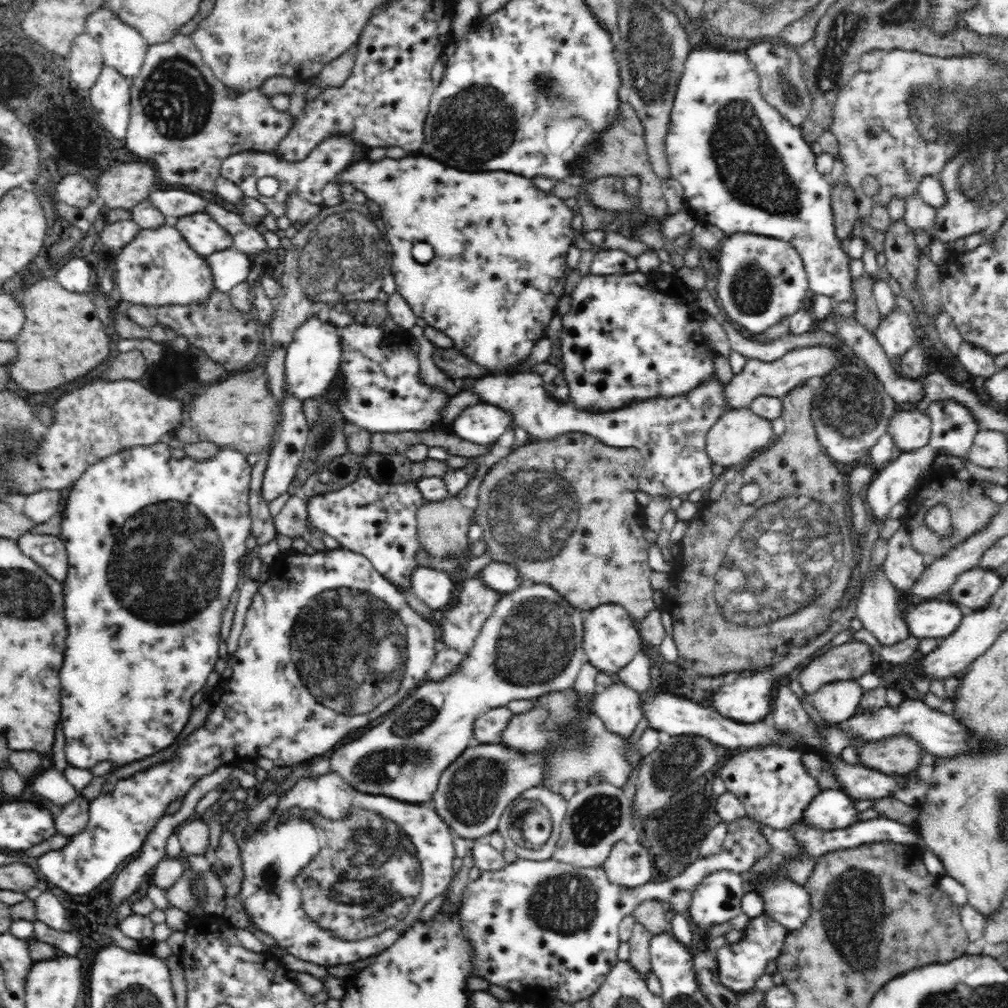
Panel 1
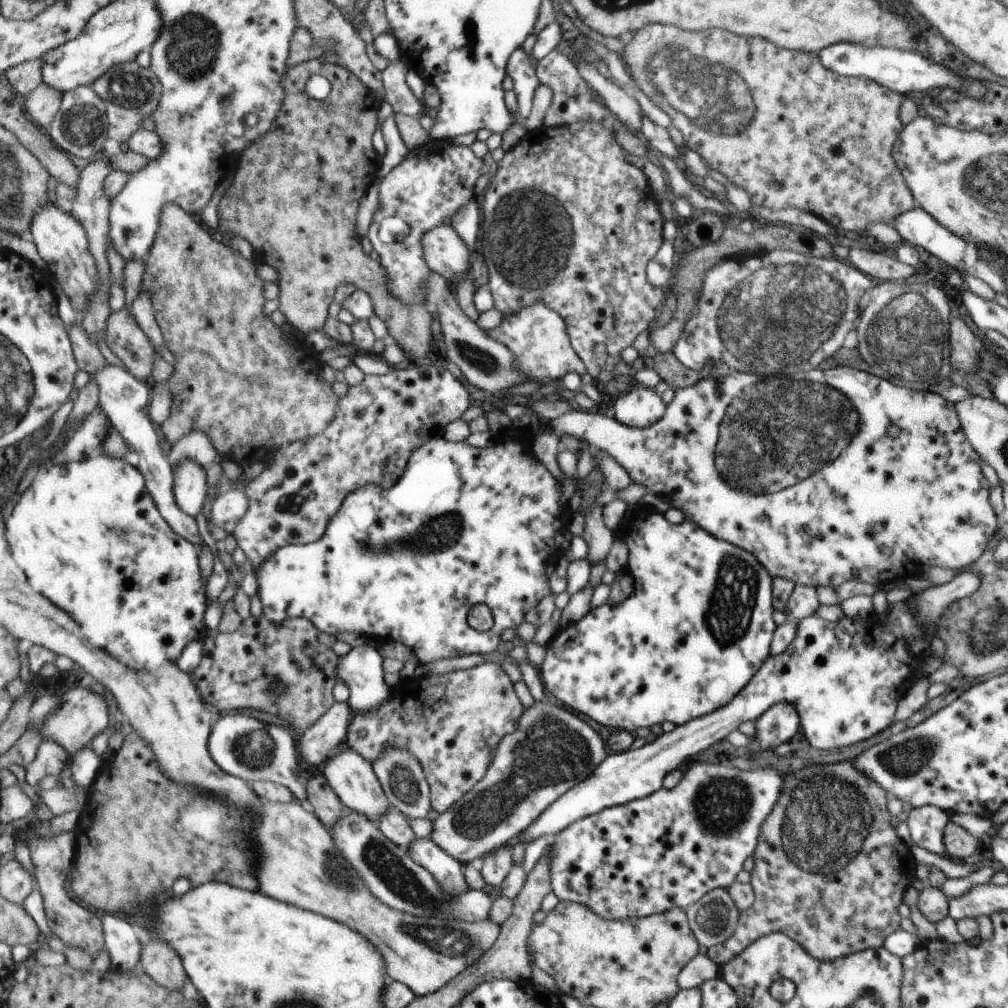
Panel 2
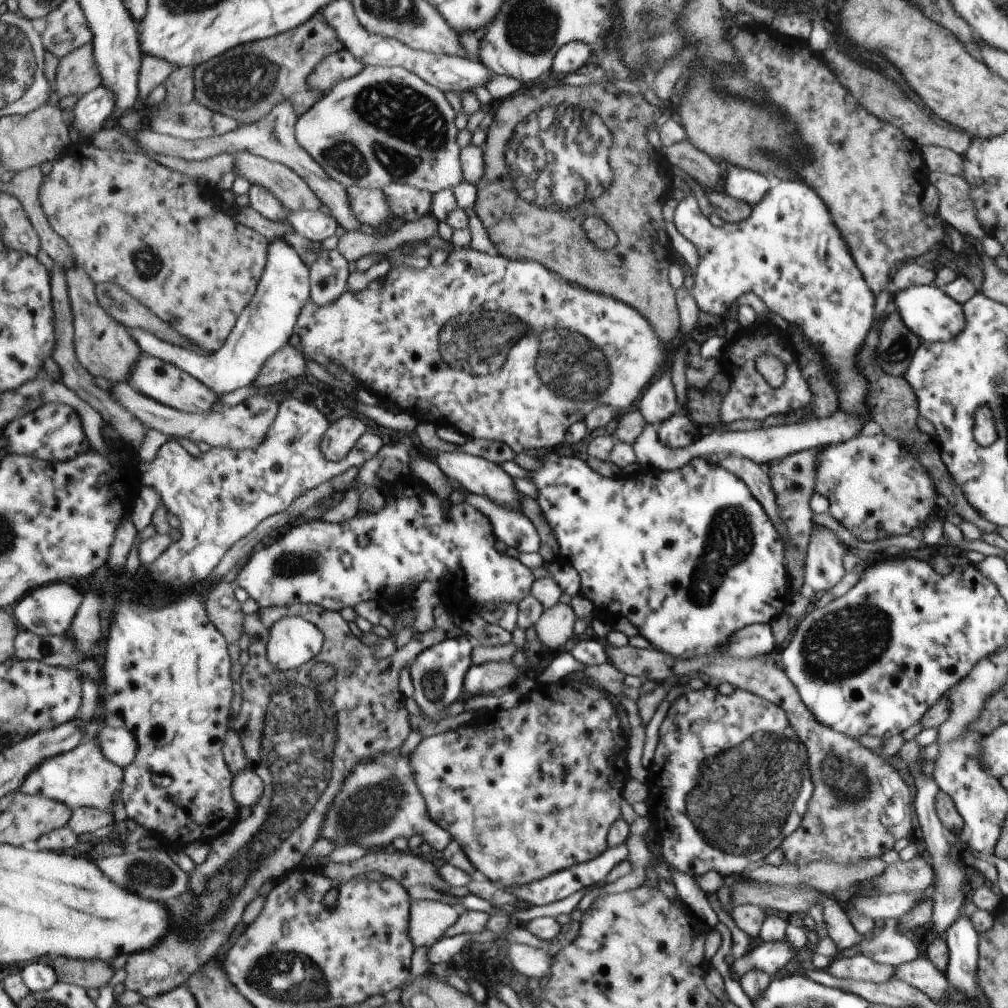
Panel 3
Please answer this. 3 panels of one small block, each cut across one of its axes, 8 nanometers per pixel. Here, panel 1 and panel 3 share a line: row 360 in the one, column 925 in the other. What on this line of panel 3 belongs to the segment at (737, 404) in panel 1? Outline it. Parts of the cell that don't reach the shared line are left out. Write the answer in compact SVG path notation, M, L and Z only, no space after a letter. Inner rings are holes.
M937 741L922 747L920 758L916 762L910 764L909 769L911 770L911 774L915 780L915 809L916 816L918 816L918 824L920 824L920 830L923 832L922 840L933 858L932 868L935 873L935 884L933 884L928 895L933 900L933 917L931 921L935 933L934 936L945 940L945 932L958 920L958 918L960 918L960 915L962 914L962 908L964 906L964 886L969 884L969 880L964 871L964 864L959 860L955 860L953 857L951 844L952 838L950 837L947 828L942 824L942 821L937 815L935 798L940 792L940 787L937 785L934 778L921 771L921 765L923 763L935 762L938 752L939 746Z

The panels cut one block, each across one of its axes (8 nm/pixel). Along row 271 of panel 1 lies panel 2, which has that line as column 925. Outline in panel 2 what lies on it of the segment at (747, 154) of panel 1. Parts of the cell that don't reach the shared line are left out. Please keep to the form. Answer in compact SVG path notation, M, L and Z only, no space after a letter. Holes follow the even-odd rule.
M925 805L908 812L907 826L912 844L940 856L945 853L943 837L946 833L948 814L939 807Z

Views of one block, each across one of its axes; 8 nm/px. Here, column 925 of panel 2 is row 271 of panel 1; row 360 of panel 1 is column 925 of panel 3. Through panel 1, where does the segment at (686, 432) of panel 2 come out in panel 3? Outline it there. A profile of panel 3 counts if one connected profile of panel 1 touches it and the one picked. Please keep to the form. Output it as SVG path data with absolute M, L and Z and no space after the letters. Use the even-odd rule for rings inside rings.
M880 433L874 436L852 437L848 441L827 445L818 450L817 479L815 492L828 498L829 513L842 523L856 538L864 542L874 542L900 534L919 534L932 515L937 515L936 489L926 471L899 439Z

